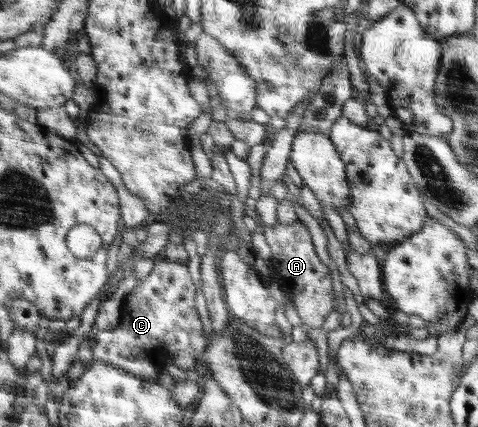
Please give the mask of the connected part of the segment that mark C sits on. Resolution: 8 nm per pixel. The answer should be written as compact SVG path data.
M164 259L154 264L146 280L139 281L124 298L118 326L107 332L92 329L86 338L91 342L94 361L105 361L157 384L160 373L166 370L167 362L174 362L177 352L190 353L195 359L203 356L207 336L203 336L201 324L195 310L195 284L187 266Z

